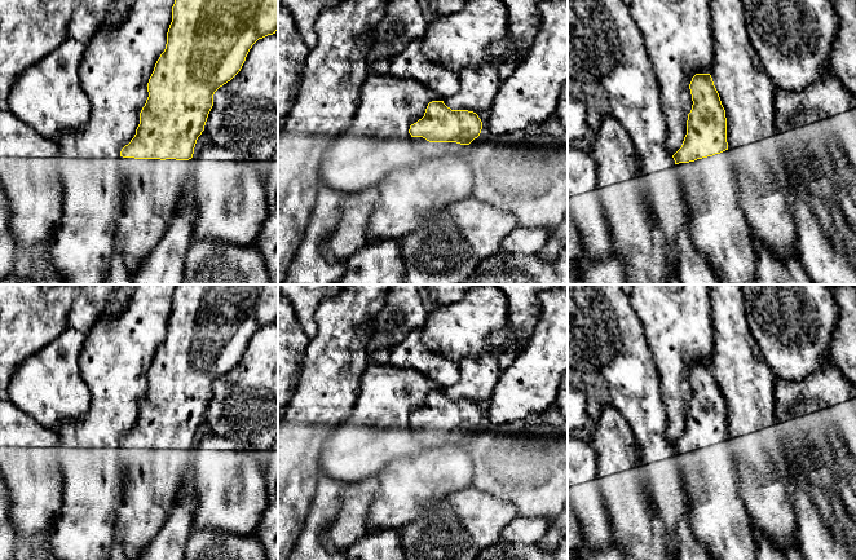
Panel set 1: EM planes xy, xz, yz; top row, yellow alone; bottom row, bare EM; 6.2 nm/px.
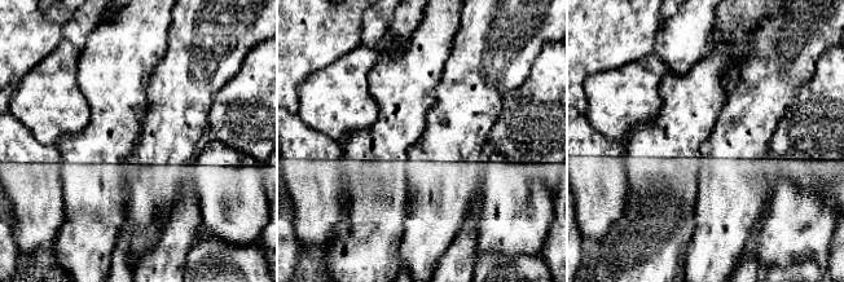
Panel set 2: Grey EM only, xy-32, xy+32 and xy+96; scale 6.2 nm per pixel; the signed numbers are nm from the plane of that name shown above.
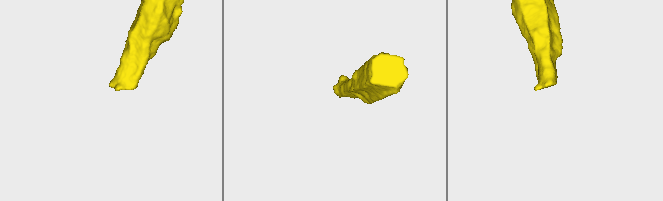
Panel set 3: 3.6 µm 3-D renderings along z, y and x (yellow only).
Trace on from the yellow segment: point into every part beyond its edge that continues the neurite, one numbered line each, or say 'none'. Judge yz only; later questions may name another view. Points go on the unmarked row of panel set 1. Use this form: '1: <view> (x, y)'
1: yz (718, 516)

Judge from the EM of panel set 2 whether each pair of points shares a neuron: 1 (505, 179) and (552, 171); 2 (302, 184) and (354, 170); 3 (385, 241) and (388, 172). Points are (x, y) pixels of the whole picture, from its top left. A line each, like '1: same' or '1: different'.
1: different
2: different
3: same

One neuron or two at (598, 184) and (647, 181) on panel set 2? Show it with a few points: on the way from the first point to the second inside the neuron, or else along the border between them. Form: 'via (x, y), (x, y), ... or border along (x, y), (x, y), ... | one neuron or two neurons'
border along (625, 153), (623, 159), (628, 181), (627, 194) | two neurons

